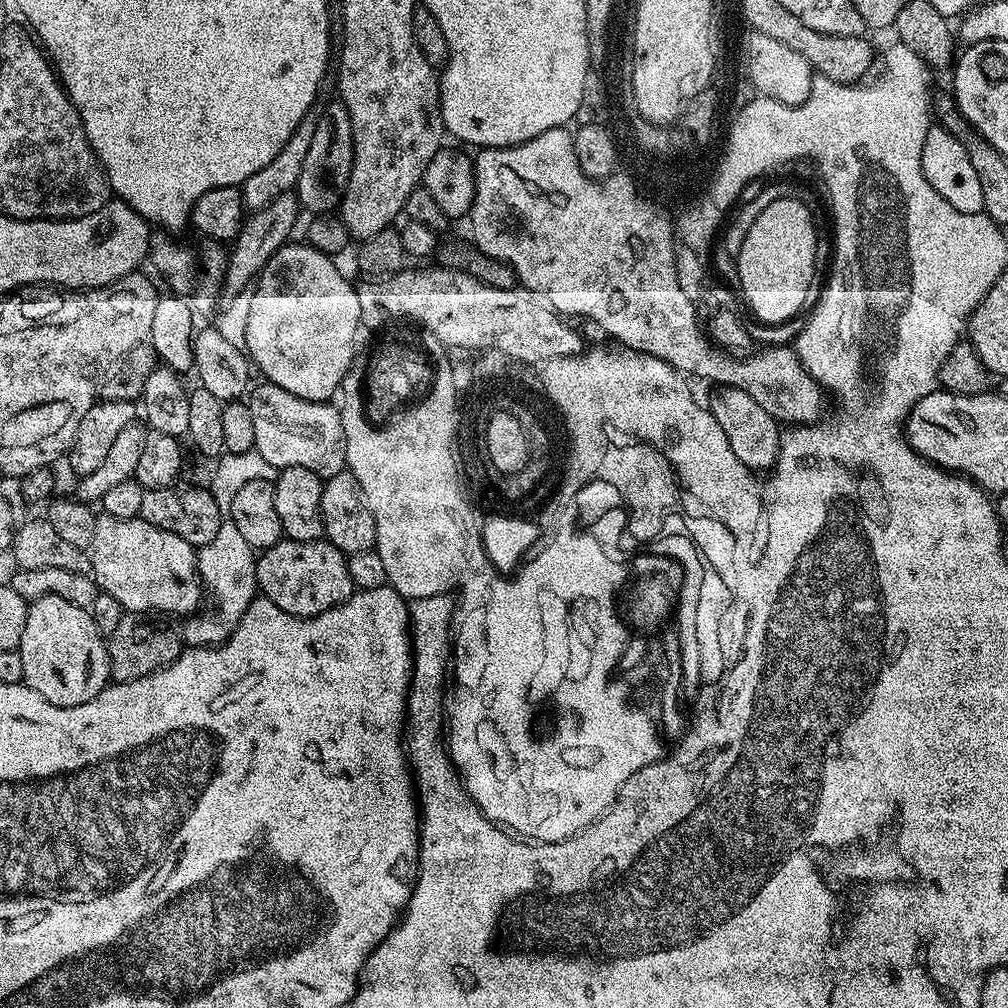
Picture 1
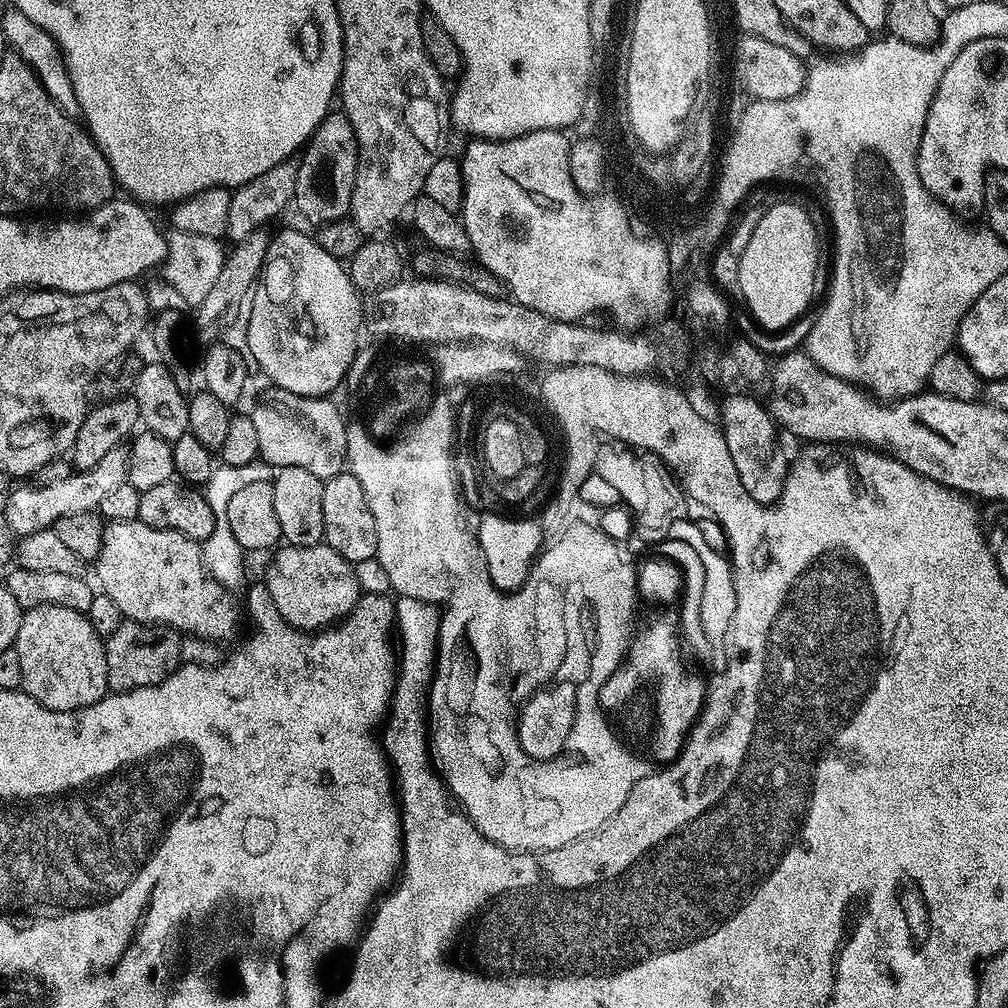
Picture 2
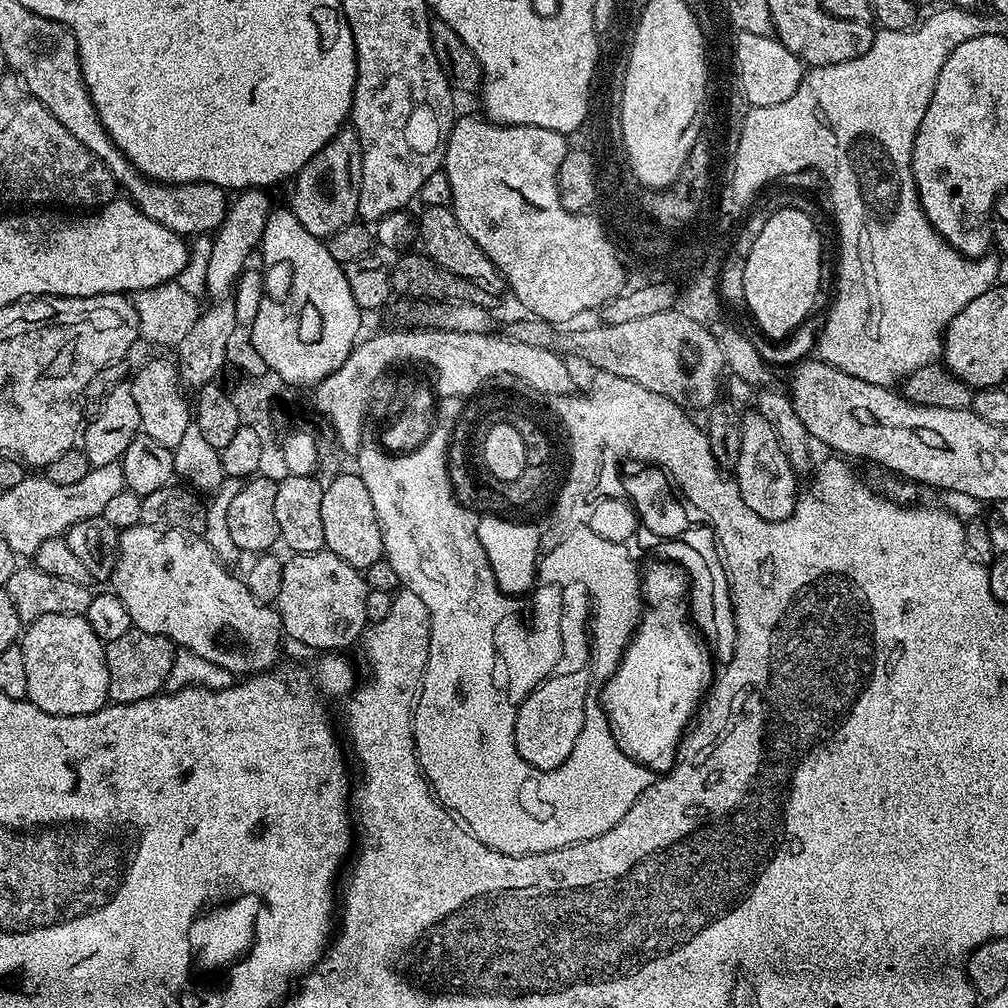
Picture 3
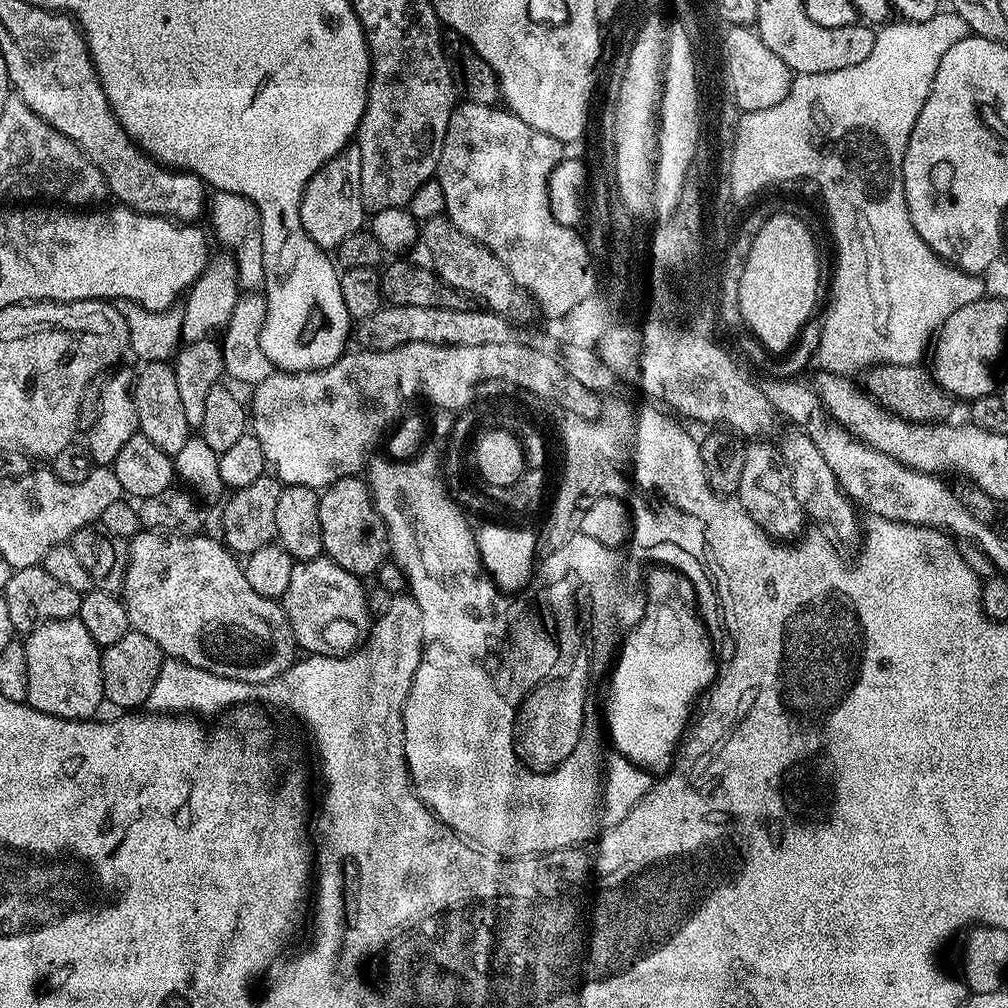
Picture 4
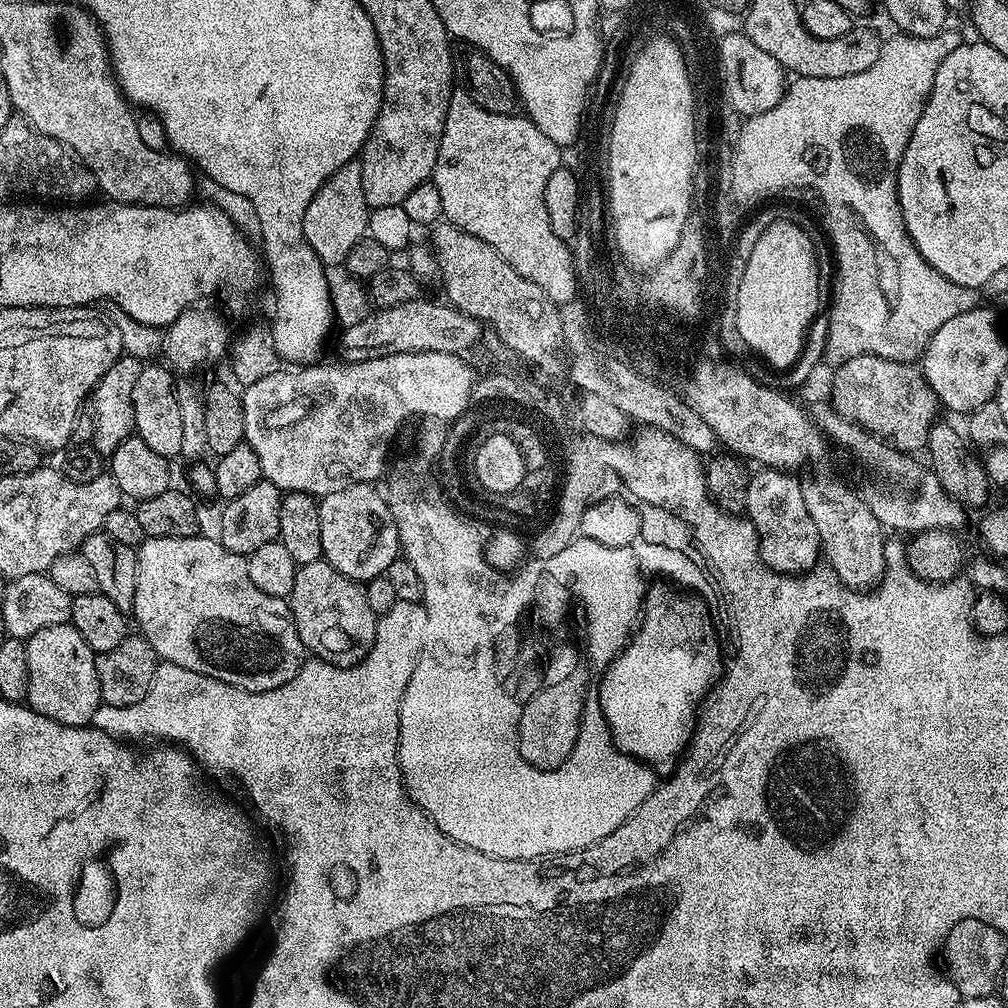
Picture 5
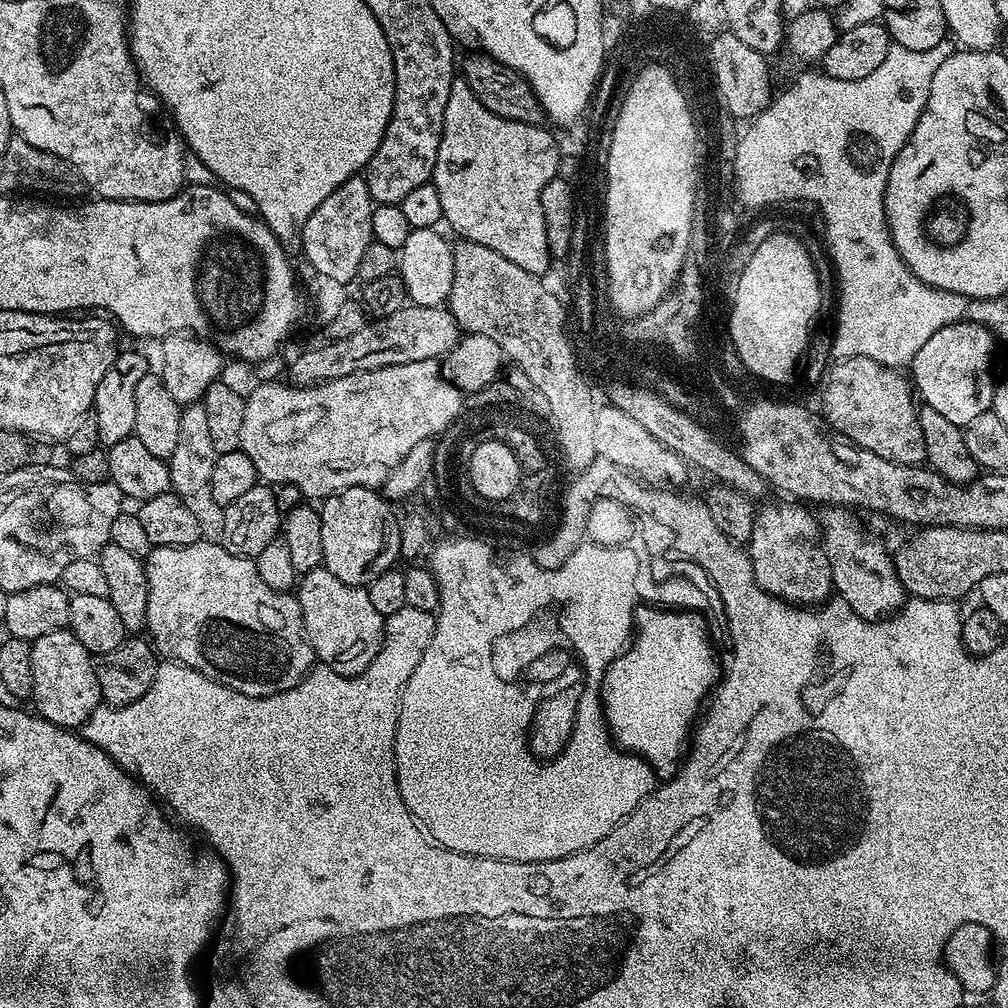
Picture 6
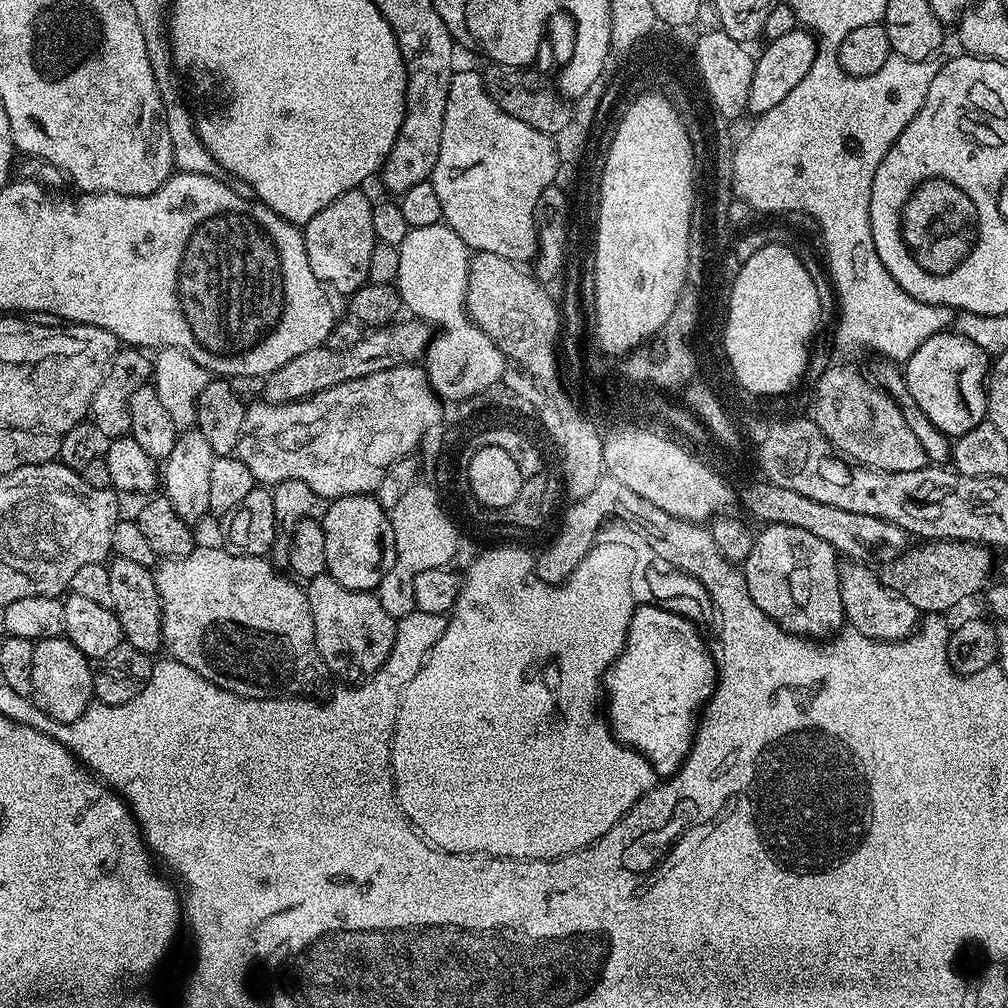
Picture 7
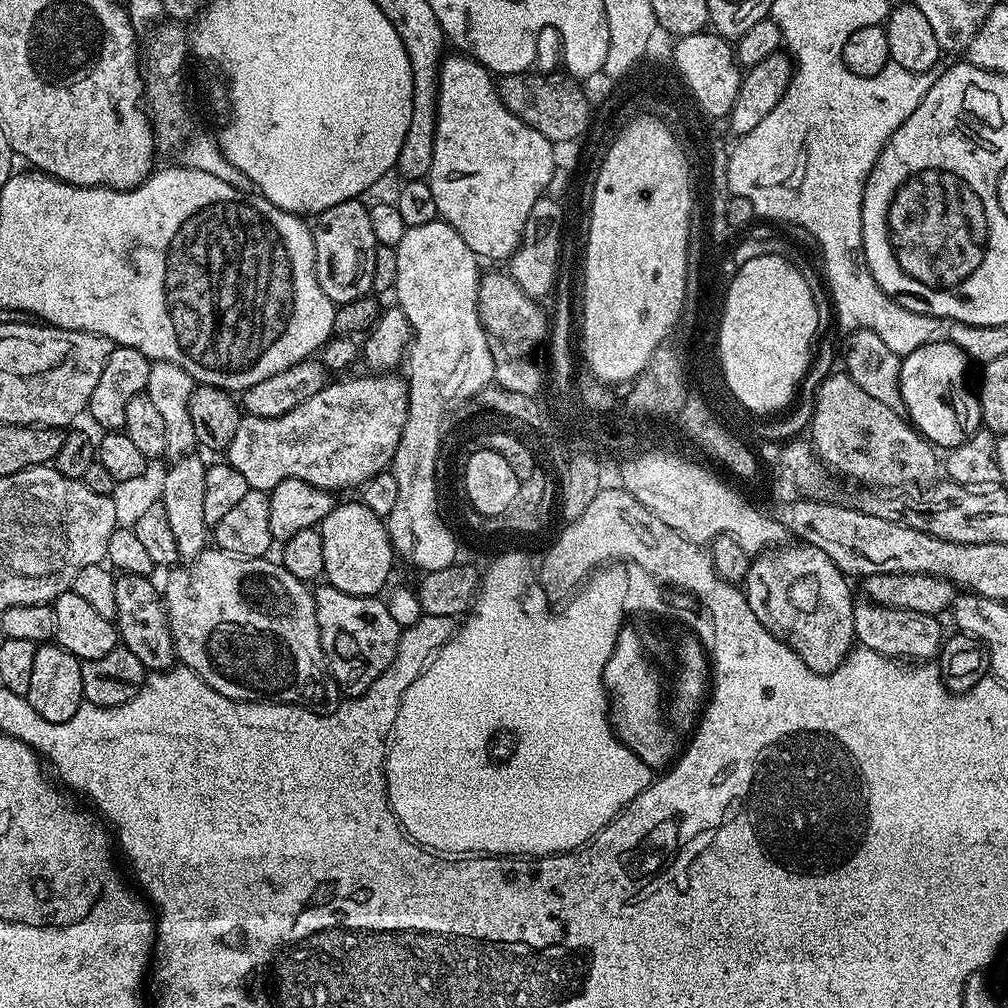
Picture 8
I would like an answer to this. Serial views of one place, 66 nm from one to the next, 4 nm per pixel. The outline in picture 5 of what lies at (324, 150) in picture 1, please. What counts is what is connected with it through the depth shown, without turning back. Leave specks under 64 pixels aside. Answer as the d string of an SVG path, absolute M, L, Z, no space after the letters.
M359 162L341 168L318 190L306 210L304 233L306 242L310 242L314 254L318 254L325 266L343 265L356 244L368 236L369 211L366 193L362 190L362 166Z

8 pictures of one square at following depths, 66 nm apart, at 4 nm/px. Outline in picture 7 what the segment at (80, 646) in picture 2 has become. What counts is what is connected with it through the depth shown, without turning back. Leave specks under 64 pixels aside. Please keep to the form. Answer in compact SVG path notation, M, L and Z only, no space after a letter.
M64 636L37 640L34 643L34 686L31 699L51 720L57 720L59 724L74 722L82 718L89 704L93 703L92 669L88 657Z

